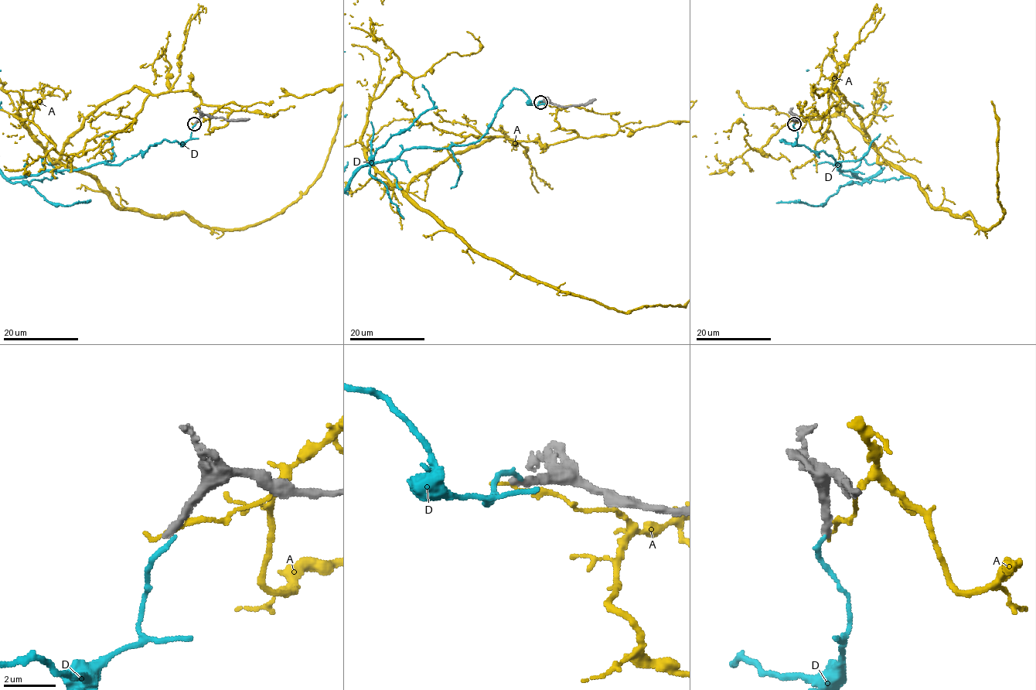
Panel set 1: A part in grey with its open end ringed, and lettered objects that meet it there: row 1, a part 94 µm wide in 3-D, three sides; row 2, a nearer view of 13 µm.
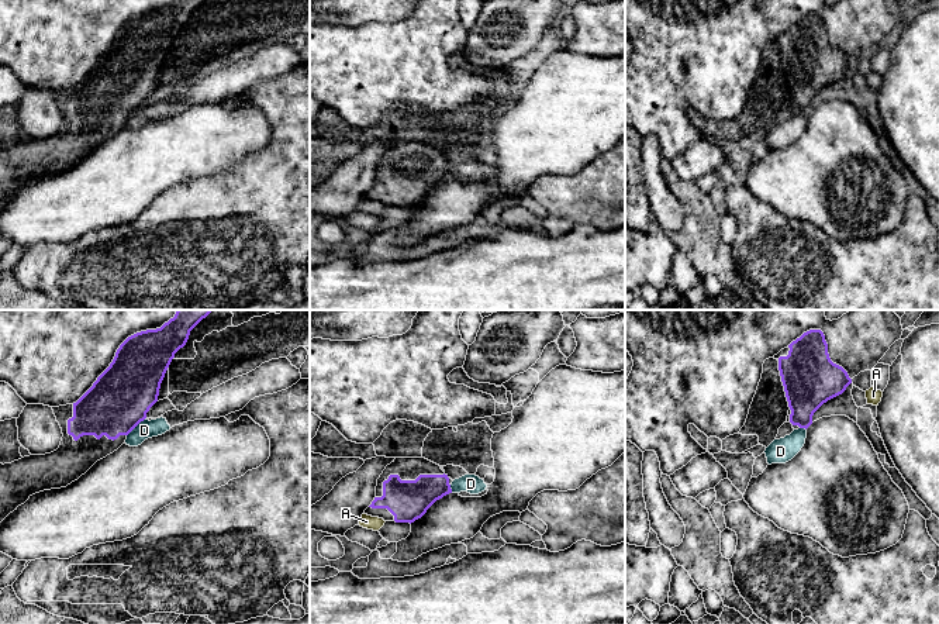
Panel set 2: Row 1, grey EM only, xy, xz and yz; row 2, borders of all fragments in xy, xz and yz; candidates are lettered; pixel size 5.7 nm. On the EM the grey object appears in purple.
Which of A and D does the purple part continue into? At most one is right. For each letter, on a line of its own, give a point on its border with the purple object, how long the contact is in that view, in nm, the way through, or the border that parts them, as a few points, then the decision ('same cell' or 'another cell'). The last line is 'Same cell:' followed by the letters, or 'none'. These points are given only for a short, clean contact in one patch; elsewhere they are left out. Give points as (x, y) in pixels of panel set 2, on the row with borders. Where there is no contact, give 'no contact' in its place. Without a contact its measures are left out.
A: no contact; another cell
D: contact xy (135, 426); length 160 nm; border xy (145, 417), (127, 435); another cell
Same cell: none

